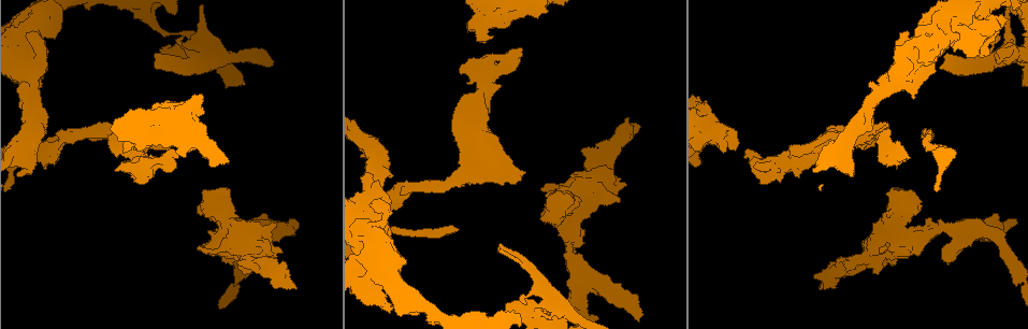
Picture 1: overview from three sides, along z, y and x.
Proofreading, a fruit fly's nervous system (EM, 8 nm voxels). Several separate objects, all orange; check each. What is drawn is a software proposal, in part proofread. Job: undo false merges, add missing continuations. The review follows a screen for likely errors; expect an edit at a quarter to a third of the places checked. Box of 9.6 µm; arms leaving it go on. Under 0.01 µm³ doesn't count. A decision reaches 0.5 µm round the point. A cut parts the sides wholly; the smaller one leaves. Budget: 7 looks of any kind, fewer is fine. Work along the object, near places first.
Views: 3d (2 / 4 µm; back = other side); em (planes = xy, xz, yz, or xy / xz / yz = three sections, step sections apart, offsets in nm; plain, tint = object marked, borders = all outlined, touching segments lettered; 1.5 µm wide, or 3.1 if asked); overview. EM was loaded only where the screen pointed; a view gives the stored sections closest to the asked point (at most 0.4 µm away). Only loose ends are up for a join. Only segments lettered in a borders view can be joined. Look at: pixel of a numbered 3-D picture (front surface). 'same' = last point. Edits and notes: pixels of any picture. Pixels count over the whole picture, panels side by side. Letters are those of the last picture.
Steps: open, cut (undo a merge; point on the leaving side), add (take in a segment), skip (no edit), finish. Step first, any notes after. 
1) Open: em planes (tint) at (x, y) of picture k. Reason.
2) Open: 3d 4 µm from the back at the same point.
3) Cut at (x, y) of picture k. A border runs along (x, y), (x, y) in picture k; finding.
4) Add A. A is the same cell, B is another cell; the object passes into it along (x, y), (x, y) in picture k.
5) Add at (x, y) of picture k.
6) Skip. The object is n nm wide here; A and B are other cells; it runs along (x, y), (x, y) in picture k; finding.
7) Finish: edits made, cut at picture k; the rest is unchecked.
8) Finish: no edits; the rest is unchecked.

Open: 3d 4 µm at (959, 228) of picture 1. Four-way junction.

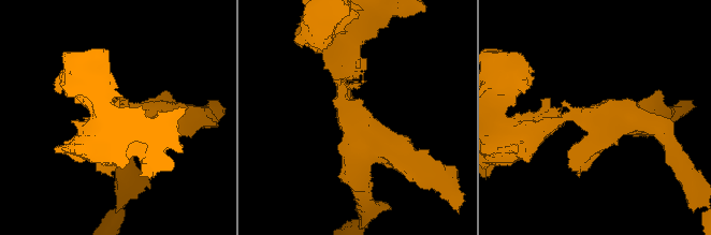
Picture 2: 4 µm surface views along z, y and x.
Open: em yz step 4 (tint) at (353, 116) of picture 2. 4 arms meet here; now the EM.

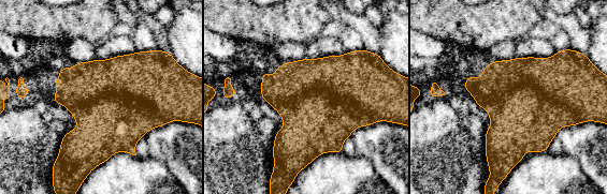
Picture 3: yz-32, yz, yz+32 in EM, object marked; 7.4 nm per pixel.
Open: em planes (borders) at the same point. Cut it another way.

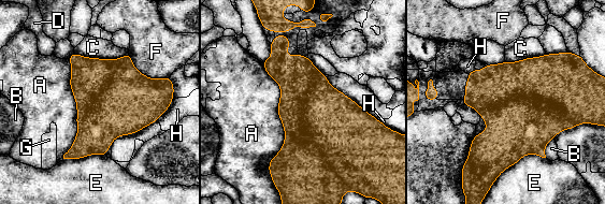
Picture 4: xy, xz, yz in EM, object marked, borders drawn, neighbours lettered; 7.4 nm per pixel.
Skip. A, B, C, D, E, F, G and H are other cells; one neuron here.

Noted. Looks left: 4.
Open: 3d 2 µm from the back at (18, 175) of picture 1. An open end.

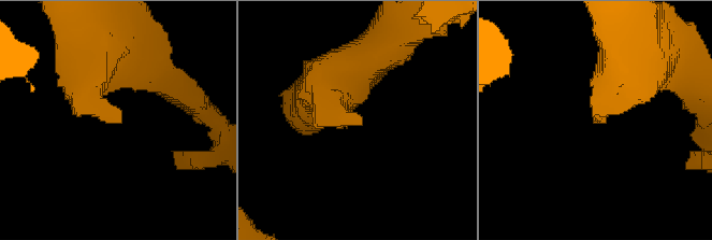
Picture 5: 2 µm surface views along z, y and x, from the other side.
Open: em planes (borders) at (117, 122) of picture 5.

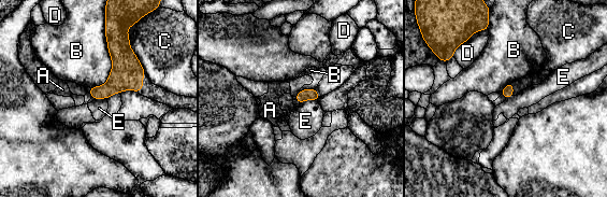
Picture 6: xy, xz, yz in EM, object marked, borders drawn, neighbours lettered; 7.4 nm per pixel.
Skip. A, B, C, D and E are other cells; a border runs along (317, 100), (304, 100), (300, 103) in picture 6; none of them fits.

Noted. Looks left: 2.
Open: em xz step 4 (tint) at (80, 134) of picture 1.

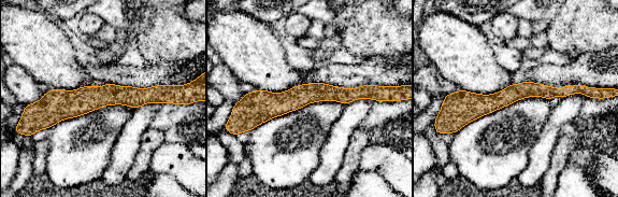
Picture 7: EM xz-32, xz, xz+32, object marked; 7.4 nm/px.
Open: em planes (borders) at the same point. Another direction.

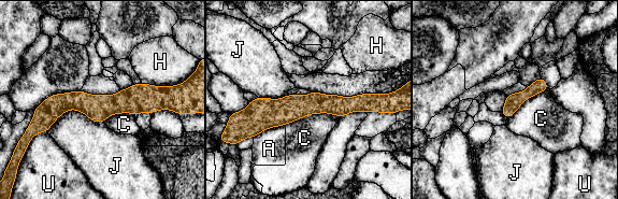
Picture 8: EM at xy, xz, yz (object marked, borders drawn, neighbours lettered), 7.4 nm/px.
Skip. The longest contact is with J, 440 nm; A, C, H, J and U are other cells; it runs along (167, 98), (58, 103), (39, 115) in picture 8; one neuron here.

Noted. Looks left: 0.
Finish: no edits; the rest is unchecked.

